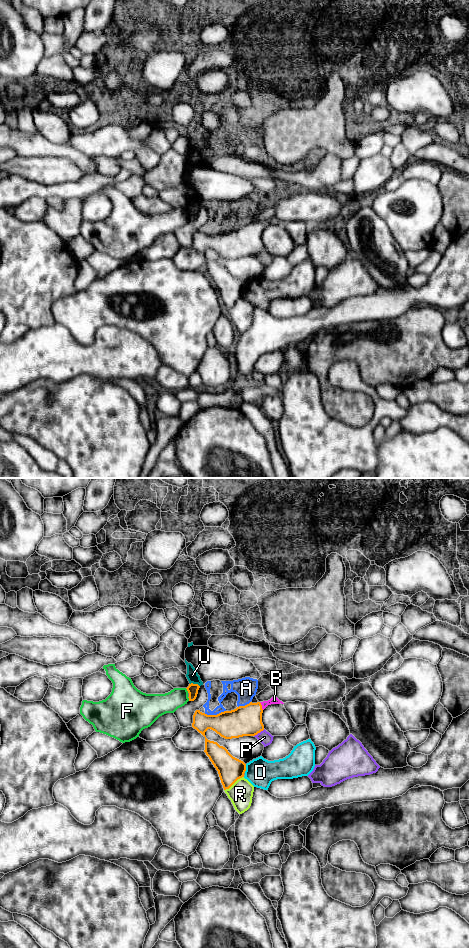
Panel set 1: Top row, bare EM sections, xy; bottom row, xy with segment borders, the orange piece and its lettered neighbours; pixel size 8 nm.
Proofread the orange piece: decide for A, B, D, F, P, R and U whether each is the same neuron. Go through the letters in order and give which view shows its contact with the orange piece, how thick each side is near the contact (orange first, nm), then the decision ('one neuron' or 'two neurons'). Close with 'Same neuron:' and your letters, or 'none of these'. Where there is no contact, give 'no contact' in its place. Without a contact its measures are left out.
A: contact in xy; calibres 240 and 70 nm; two neurons
B: contact in xy; calibres 240 and 60 nm; one neuron
D: contact in xy; calibres 200 and 220 nm; two neurons
F: contact in xy; calibres 90 and 170 nm; two neurons
P: contact in xy; calibres 240 and 100 nm; two neurons
R: contact in xy; calibres 200 and 190 nm; two neurons
U: contact in xy; calibres 90 and 90 nm; two neurons
Same neuron: B

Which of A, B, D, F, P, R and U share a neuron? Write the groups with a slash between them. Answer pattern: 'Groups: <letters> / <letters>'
Groups: A U / B / D / F / P / R

